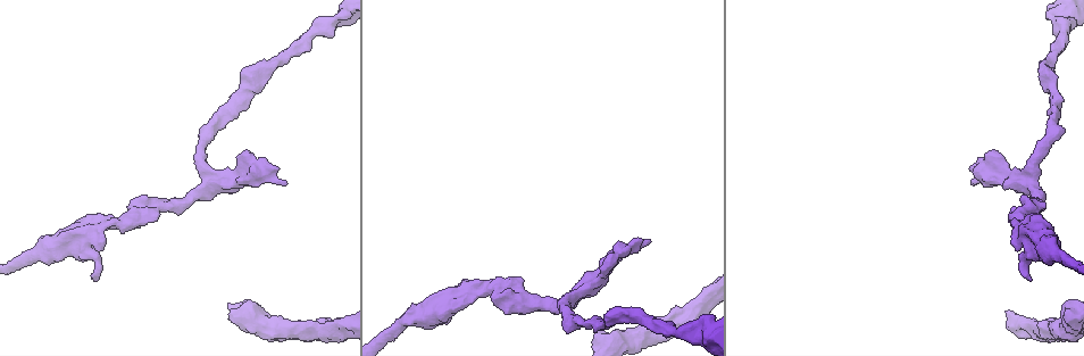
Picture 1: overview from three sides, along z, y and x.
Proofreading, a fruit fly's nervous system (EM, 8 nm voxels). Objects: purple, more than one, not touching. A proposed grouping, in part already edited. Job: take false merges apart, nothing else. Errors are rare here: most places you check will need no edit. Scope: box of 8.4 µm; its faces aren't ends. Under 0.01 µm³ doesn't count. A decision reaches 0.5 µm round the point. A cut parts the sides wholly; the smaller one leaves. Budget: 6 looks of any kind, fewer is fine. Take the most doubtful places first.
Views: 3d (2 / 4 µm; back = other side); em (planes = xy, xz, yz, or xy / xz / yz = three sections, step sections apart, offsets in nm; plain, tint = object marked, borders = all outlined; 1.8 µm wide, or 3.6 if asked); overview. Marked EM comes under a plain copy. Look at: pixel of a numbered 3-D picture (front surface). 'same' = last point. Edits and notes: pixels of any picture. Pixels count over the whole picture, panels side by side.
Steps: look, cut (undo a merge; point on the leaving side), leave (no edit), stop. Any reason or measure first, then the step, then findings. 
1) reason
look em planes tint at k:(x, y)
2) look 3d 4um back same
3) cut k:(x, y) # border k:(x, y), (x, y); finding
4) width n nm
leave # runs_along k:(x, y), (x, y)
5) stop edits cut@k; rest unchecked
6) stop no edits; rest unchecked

a fork
look 3d 2um at 1:(137, 213)

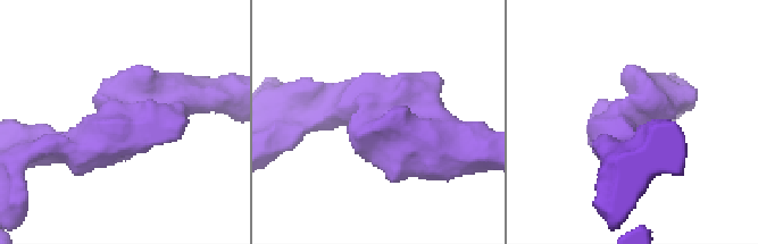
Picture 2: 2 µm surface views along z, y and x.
look em planes tint at 2:(378, 106)

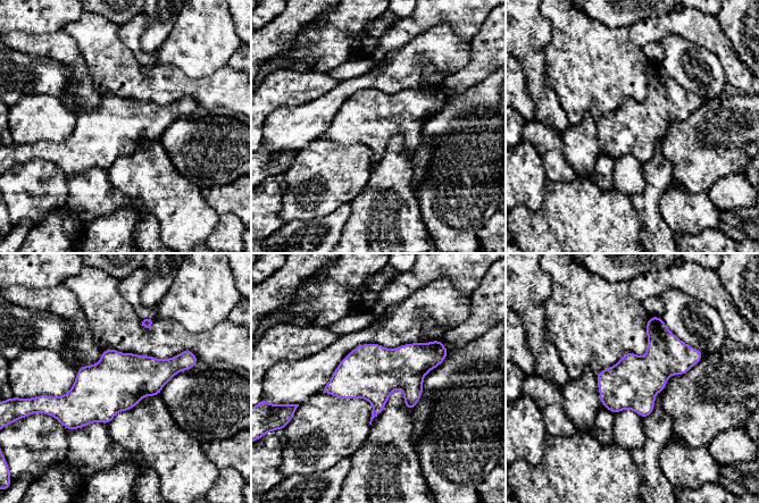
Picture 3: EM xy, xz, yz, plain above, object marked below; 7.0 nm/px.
width 360 nm
leave # continuous, no second neuron

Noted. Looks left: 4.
calibre changes
look em xz step 8 tint at 1:(979, 174)

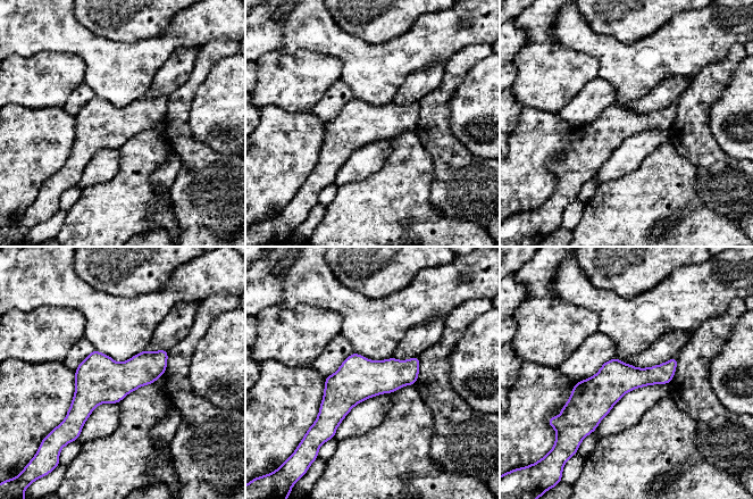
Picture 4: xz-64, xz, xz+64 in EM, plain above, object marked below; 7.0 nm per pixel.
look em planes borders same

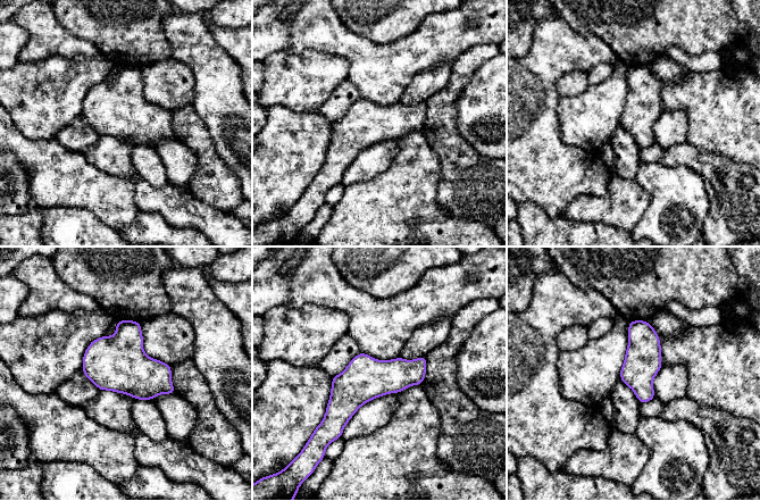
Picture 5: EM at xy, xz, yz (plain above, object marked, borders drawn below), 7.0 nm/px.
width 260 nm
leave # runs_along 5:(424, 360), (327, 417); one neuron here

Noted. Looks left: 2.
arms part here
look 3d 4um at 1:(1066, 20)

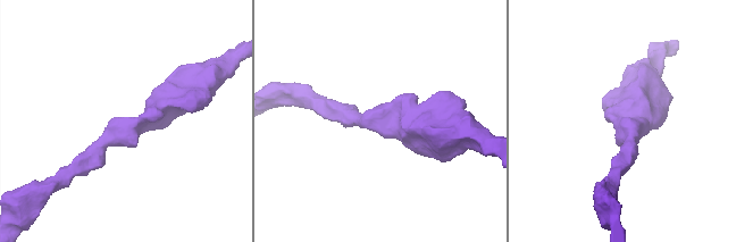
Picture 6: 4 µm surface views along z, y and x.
look em planes tint at 6:(137, 124)

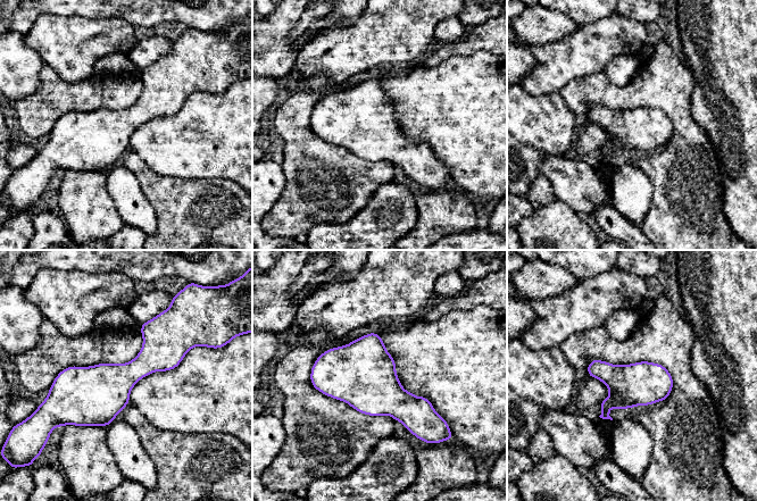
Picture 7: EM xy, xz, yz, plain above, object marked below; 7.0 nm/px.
leave # one neuron here

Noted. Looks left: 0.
stop no edits; rest unchecked

